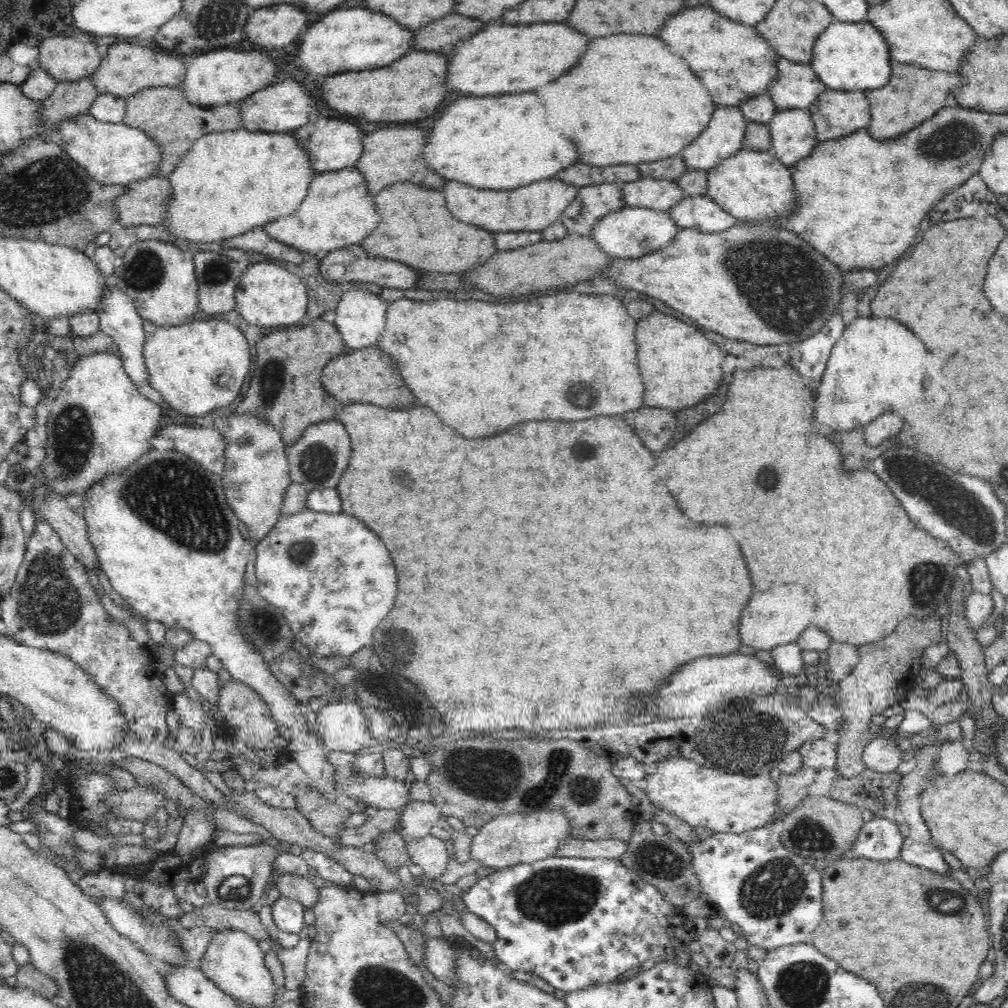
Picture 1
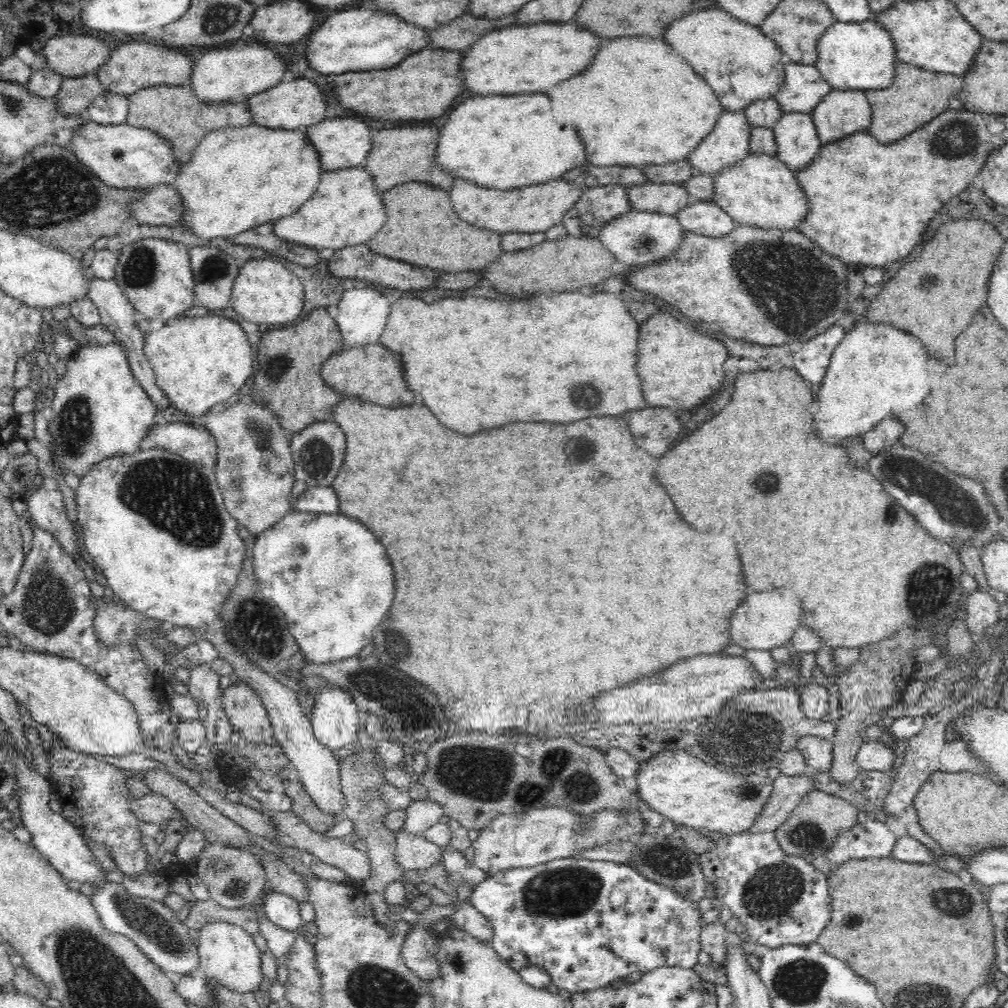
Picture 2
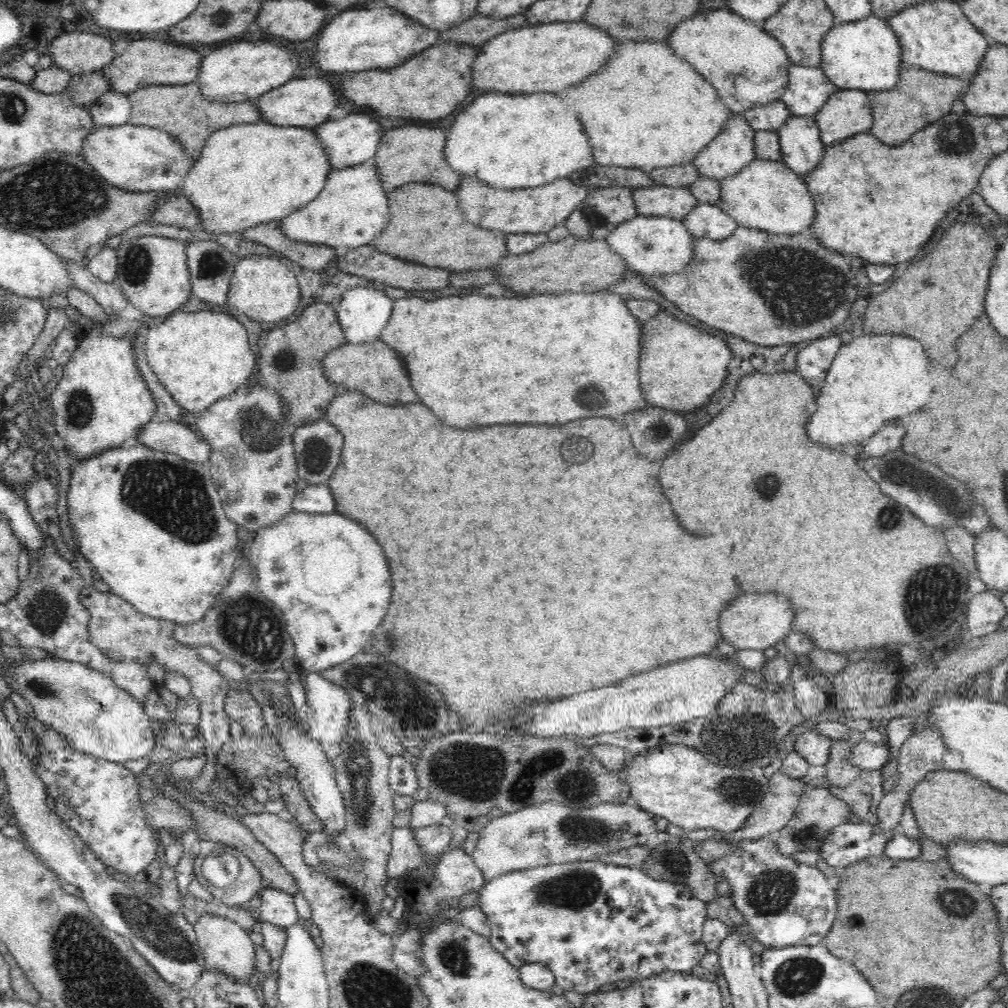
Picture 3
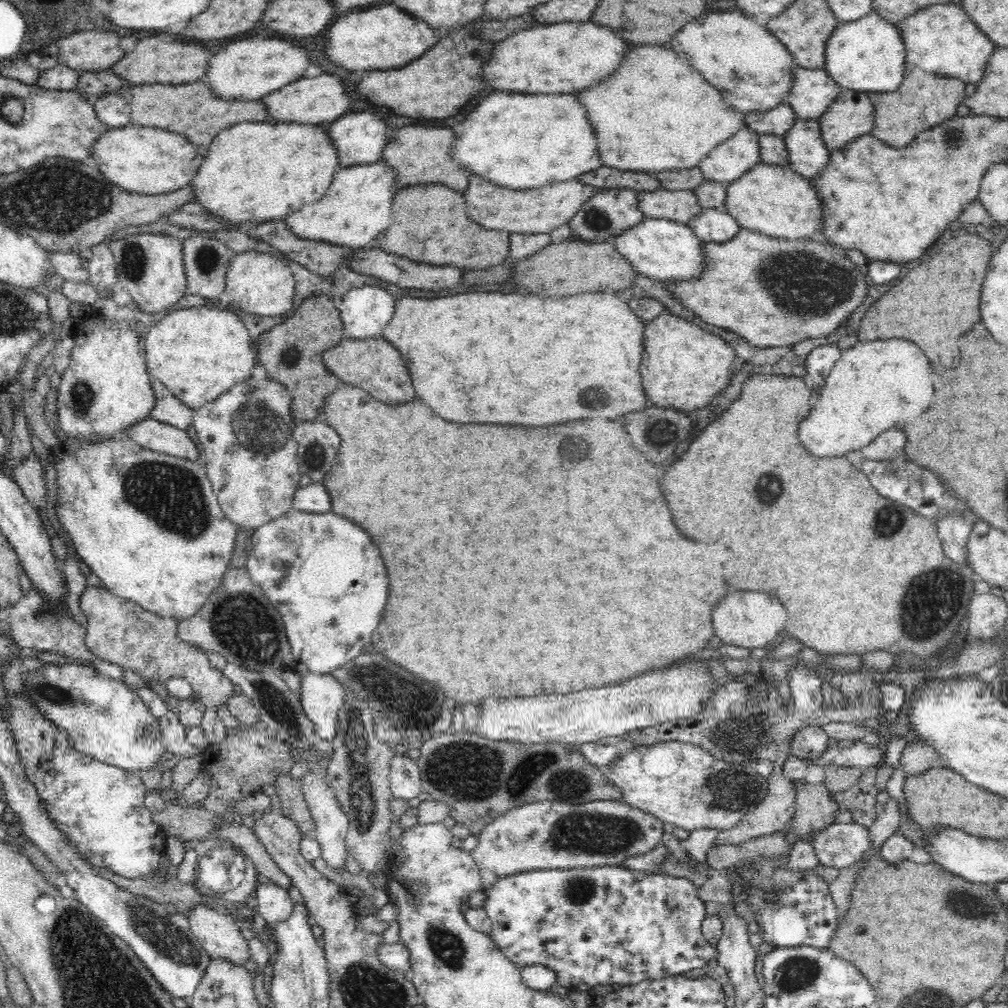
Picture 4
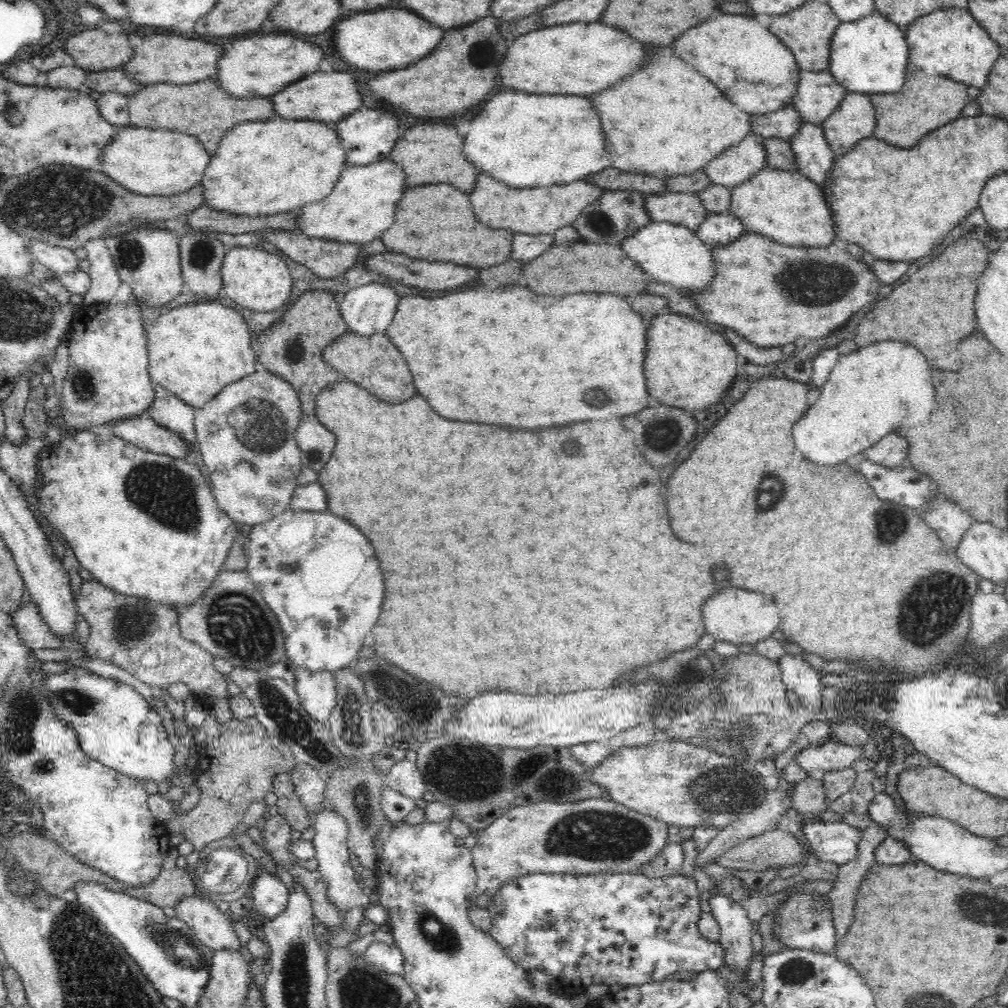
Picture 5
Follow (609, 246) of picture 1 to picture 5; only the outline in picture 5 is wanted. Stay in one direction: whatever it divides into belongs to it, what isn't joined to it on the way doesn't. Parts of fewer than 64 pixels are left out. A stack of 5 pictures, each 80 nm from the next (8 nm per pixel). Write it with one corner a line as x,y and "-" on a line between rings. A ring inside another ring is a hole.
650,222
640,227
634,236
627,236
619,244
626,256
642,269
649,280
671,284
685,292
698,291
714,278
711,249
686,226
670,222

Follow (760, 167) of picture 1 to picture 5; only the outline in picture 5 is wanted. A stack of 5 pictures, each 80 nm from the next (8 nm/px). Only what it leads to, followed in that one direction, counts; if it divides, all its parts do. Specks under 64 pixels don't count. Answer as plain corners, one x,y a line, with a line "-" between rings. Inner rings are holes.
762,167
750,178
731,188
730,214
738,218
749,233
762,234
788,245
826,246
835,242
832,216
821,187
798,170

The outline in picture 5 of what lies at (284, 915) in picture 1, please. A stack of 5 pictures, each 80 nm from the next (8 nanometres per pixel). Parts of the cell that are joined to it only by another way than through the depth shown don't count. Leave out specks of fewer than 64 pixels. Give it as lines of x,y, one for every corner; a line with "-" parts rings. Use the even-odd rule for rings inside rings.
260,871
252,884
252,898
254,910
258,910
272,921
286,910
290,890
278,877

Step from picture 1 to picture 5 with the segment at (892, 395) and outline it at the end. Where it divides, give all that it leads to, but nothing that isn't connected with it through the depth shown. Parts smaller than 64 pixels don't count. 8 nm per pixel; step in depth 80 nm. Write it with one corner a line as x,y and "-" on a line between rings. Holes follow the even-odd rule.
884,340
842,355
816,402
793,428
798,450
814,462
833,465
863,453
898,426
901,426
898,433
908,442
912,430
924,428
934,406
934,386
930,378
930,364
922,352
908,342

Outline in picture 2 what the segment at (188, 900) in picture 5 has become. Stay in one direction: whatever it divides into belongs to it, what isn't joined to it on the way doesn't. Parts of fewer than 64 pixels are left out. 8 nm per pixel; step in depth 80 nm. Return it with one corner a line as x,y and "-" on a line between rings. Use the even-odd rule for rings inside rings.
214,922
200,929
198,946
198,972
208,981
235,993
254,994
255,998
263,998
265,975
262,971
262,952
256,947
251,934
236,924

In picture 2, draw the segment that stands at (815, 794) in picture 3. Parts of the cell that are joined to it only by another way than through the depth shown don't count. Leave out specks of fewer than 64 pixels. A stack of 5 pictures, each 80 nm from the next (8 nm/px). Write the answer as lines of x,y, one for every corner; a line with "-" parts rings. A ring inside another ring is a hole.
821,790
808,792
800,801
800,804
791,812
777,832
779,845
789,855
815,856
823,864
826,854
834,848
837,841
851,829
860,825
858,820
858,808
856,806
826,794

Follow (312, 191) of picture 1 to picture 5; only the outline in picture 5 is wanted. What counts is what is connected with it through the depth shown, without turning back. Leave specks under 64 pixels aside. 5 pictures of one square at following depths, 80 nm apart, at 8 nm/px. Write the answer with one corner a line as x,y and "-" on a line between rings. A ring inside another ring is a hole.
390,160
362,166
344,165
332,194
321,201
306,203
297,213
296,228
310,238
348,245
368,244
386,232
394,222
394,206
402,196
402,170

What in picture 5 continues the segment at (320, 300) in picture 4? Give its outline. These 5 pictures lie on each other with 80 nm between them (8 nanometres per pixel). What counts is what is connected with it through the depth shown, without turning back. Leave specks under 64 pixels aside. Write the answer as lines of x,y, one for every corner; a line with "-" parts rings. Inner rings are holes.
329,291
306,292
292,304
274,324
256,336
257,358
274,376
285,380
295,390
302,416
316,415
316,398
326,386
338,383
342,378
323,359
324,350
336,338
347,332
346,321

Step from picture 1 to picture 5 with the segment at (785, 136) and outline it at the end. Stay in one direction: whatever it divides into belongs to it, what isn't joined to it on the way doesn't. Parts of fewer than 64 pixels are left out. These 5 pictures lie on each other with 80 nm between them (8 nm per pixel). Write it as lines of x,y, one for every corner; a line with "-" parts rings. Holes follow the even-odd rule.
802,122
802,126
795,130
789,141
799,173
820,185
836,158
827,144
823,126

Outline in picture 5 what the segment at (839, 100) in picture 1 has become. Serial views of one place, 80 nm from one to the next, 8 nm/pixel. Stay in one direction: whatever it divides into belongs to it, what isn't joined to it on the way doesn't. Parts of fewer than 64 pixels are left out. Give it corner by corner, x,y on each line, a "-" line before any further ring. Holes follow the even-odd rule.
847,91
821,125
836,156
849,151
863,138
873,136
876,114
869,94

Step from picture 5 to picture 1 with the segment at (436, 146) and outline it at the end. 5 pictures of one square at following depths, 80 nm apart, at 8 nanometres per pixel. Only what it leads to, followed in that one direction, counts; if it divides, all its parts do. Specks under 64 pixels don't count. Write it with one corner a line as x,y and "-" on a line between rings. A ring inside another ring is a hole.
392,128
392,130
376,130
372,134
363,134
361,153
354,167
356,170
360,170
370,198
374,194
378,194
378,190
386,188
388,184
398,182
398,180
422,184
428,190
442,190
442,186
444,186
442,178
438,178
436,174
430,174
430,170
426,170
422,166
422,162
418,162
418,146
422,146
422,132
418,128
-
414,174
418,174
418,178
410,180
410,176
414,176

